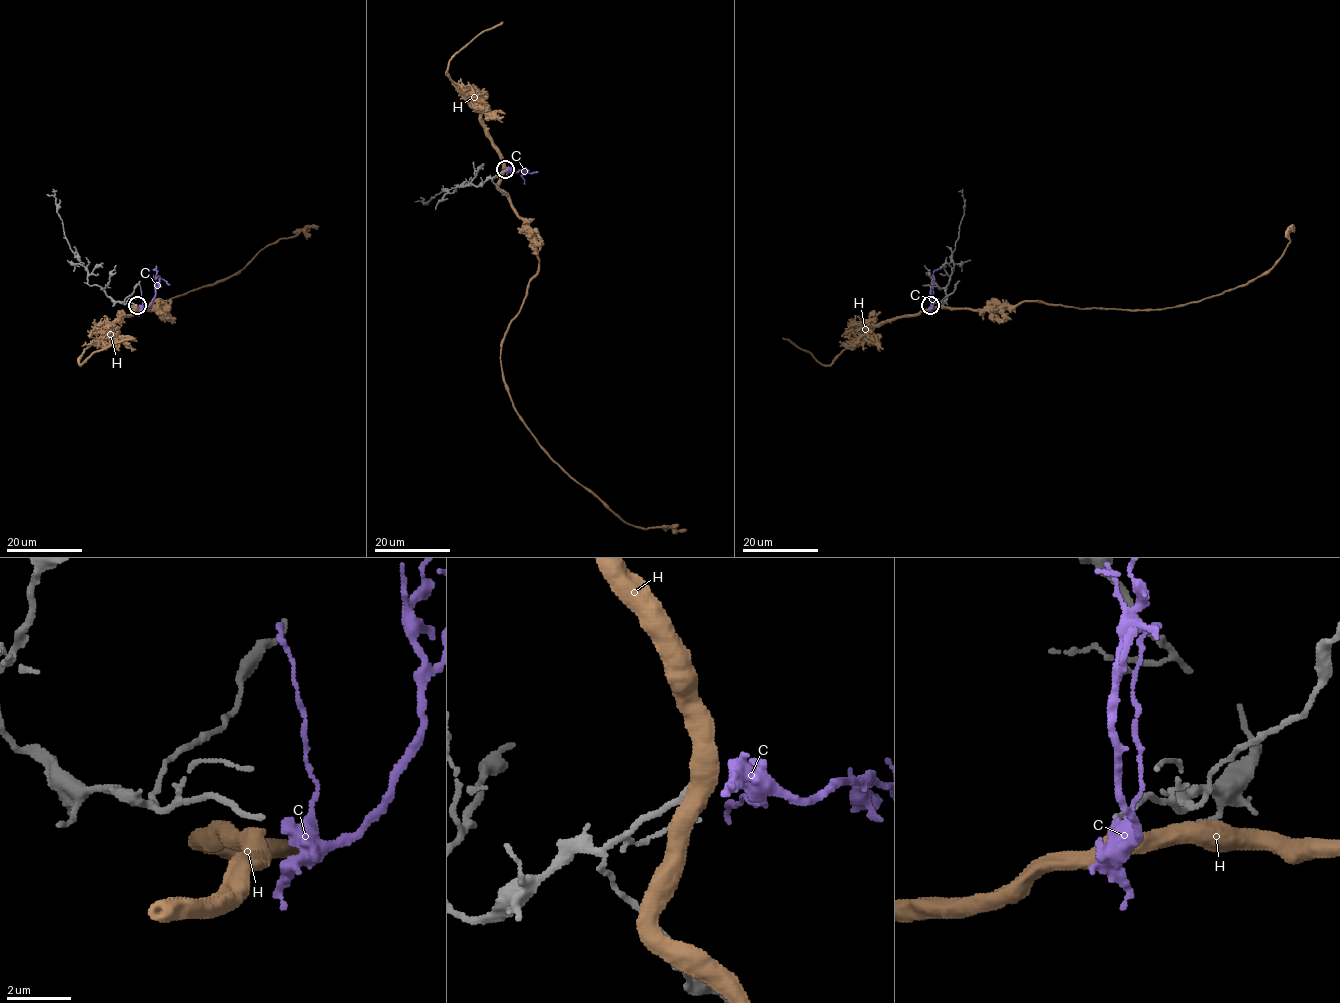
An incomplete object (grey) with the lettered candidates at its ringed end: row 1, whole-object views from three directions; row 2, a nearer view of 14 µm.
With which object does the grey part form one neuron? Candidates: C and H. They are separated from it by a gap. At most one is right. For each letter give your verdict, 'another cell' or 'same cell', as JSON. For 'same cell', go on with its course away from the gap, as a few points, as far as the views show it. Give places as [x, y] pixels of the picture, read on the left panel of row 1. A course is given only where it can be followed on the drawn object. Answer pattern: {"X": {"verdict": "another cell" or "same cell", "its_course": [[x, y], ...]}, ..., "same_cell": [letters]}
{"C": {"verdict": "another cell"}, "H": {"verdict": "another cell"}, "same_cell": []}

